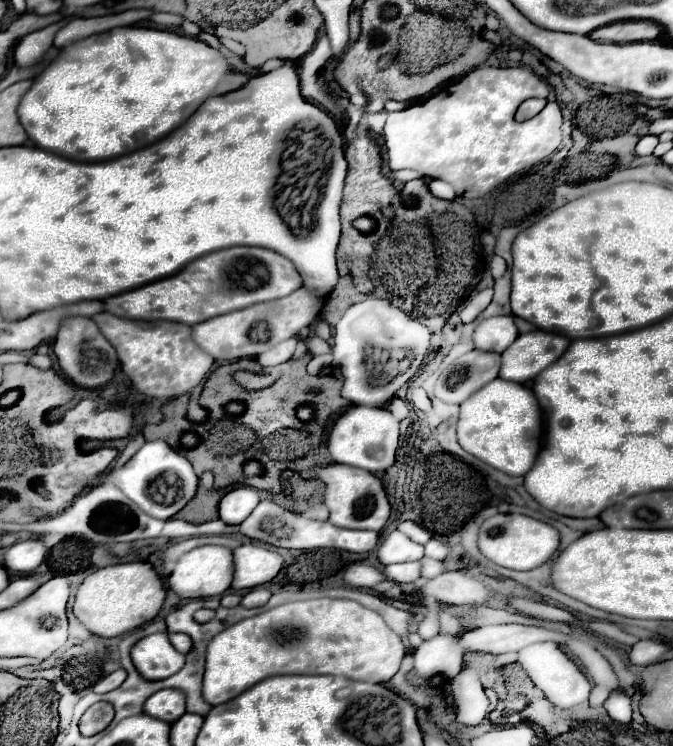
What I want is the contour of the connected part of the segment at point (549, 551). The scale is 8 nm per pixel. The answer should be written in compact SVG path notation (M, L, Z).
M498 513L482 523L480 535L478 535L478 547L482 555L490 559L492 563L506 569L514 569L514 571L530 571L544 565L556 553L558 545L560 545L558 529L526 515Z

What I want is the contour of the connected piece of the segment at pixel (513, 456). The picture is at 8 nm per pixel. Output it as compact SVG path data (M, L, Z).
M494 379L460 405L458 443L464 451L512 477L526 475L538 457L542 441L542 411L534 393L518 383Z

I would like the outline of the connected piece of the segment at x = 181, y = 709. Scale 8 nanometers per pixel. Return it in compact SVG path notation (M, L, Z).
M162 689L152 697L148 697L144 705L144 713L174 723L186 713L186 695L182 695L182 691L178 689Z

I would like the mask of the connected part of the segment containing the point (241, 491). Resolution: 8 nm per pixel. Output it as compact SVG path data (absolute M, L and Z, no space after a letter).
M238 487L226 493L220 501L220 519L228 525L242 523L260 503L260 495L254 487Z

